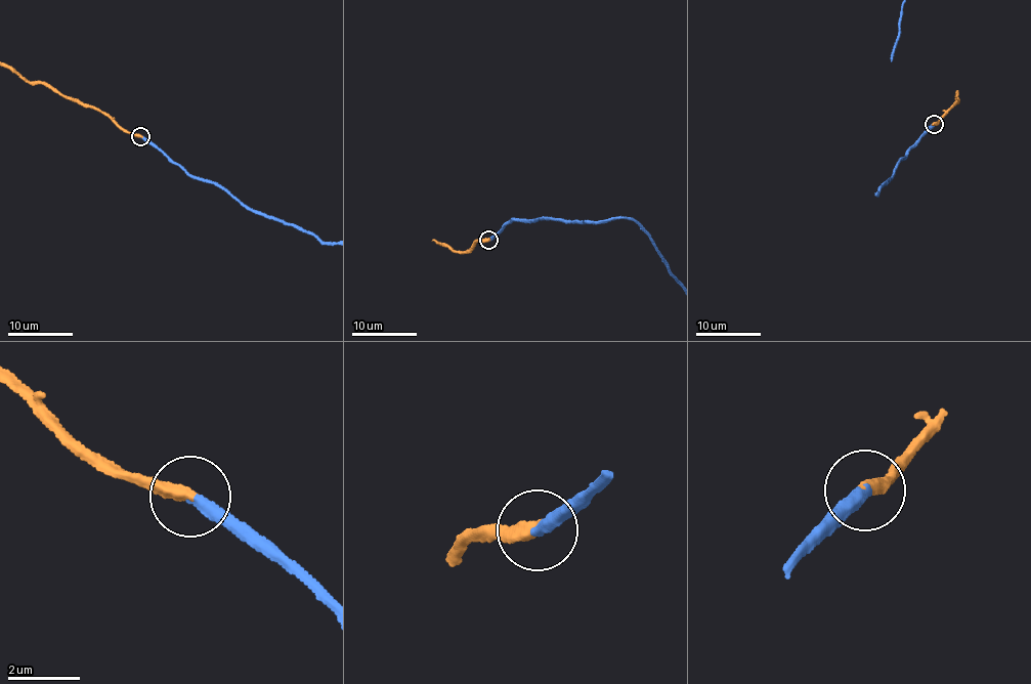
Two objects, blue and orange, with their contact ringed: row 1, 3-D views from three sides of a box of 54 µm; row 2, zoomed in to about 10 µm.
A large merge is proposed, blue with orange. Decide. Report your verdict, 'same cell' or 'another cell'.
same cell

